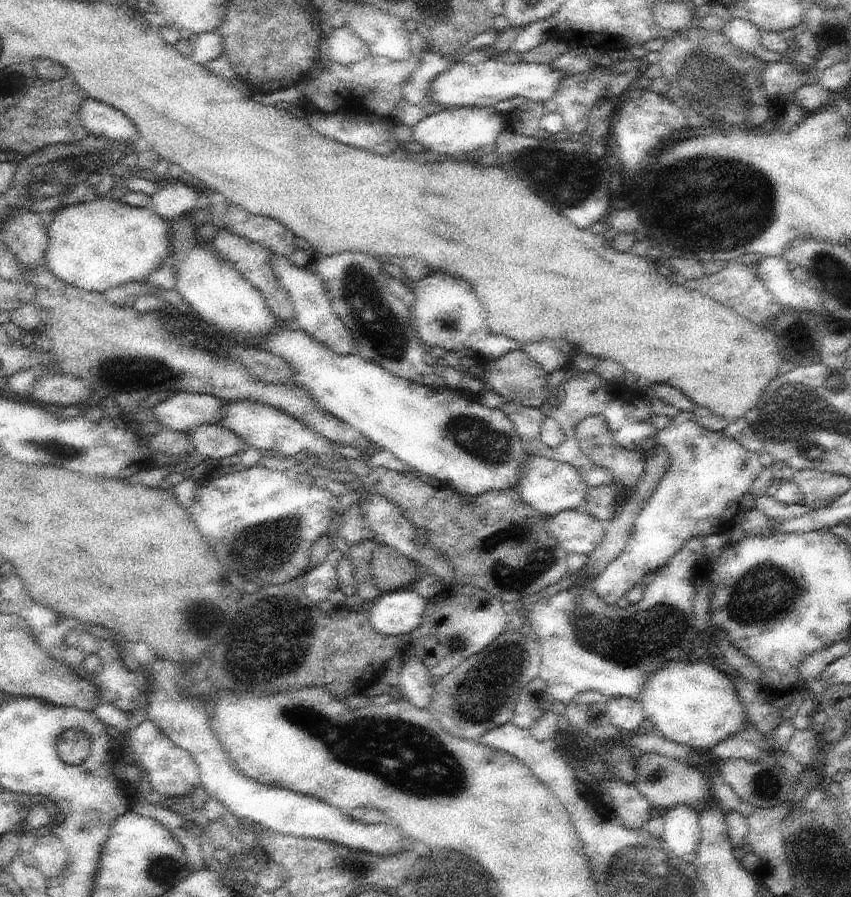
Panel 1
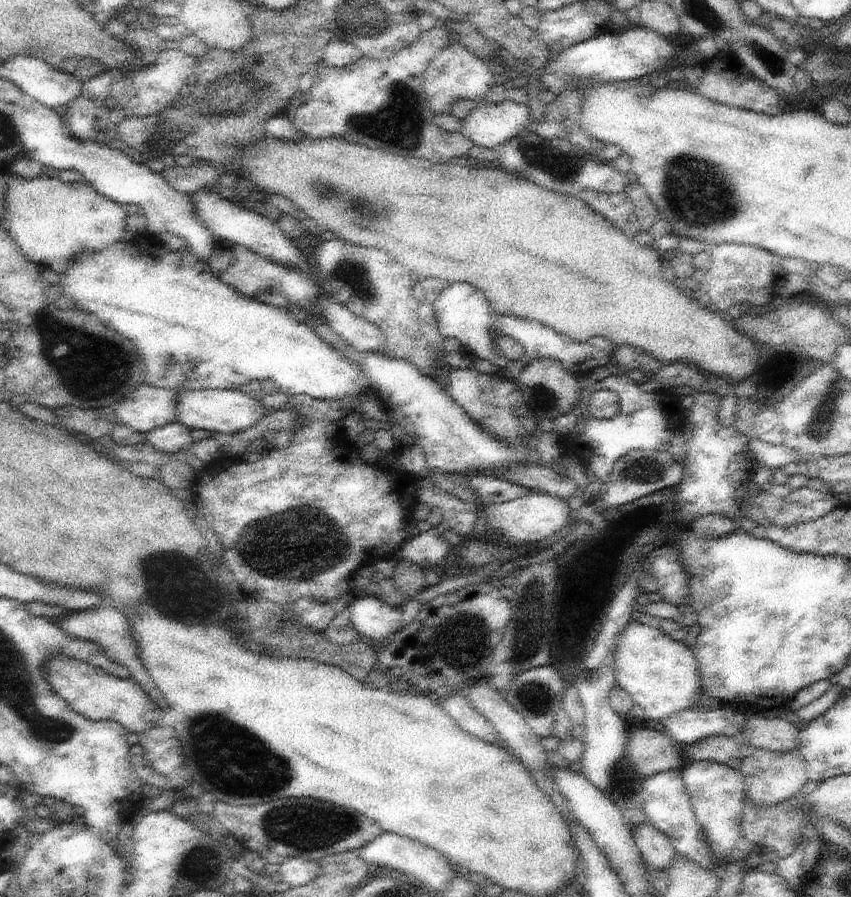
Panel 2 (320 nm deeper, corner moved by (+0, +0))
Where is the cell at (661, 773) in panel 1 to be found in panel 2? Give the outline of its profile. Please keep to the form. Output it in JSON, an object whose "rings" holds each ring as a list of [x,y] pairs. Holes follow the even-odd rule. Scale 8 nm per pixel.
{"rings":[[[636,722],[630,727],[627,757],[644,778],[680,767],[678,744],[661,727]]]}

